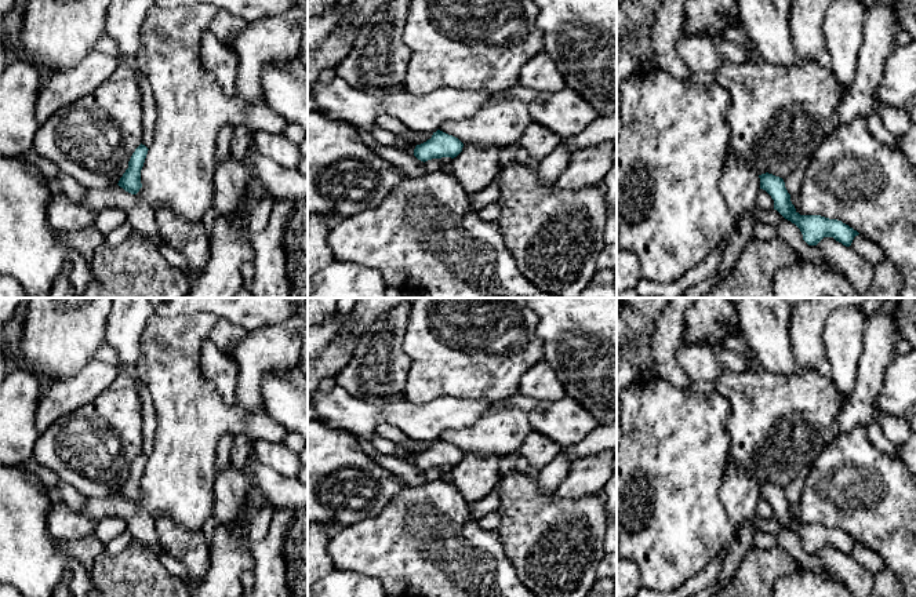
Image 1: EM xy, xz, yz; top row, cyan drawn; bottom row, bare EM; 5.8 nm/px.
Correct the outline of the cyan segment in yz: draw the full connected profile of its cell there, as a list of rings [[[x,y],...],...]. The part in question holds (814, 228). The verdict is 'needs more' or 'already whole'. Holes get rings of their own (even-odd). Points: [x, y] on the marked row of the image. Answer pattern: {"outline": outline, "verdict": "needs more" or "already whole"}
{"outline": [[[768,172],[759,175],[759,178],[760,189],[766,190],[774,200],[774,210],[800,229],[803,240],[808,245],[817,245],[824,237],[833,237],[843,245],[850,247],[854,237],[859,234],[837,219],[821,215],[800,215],[790,201],[790,194],[782,178]]], "verdict": "already whole"}

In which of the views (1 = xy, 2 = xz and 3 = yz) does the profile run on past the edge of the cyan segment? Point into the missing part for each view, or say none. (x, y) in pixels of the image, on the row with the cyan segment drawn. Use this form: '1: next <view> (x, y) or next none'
1: next none
2: next none
3: next none

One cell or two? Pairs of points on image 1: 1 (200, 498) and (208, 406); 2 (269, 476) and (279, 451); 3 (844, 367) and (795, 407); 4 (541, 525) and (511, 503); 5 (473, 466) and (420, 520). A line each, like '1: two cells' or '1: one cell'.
1: one cell
2: two cells
3: two cells
4: one cell
5: two cells

